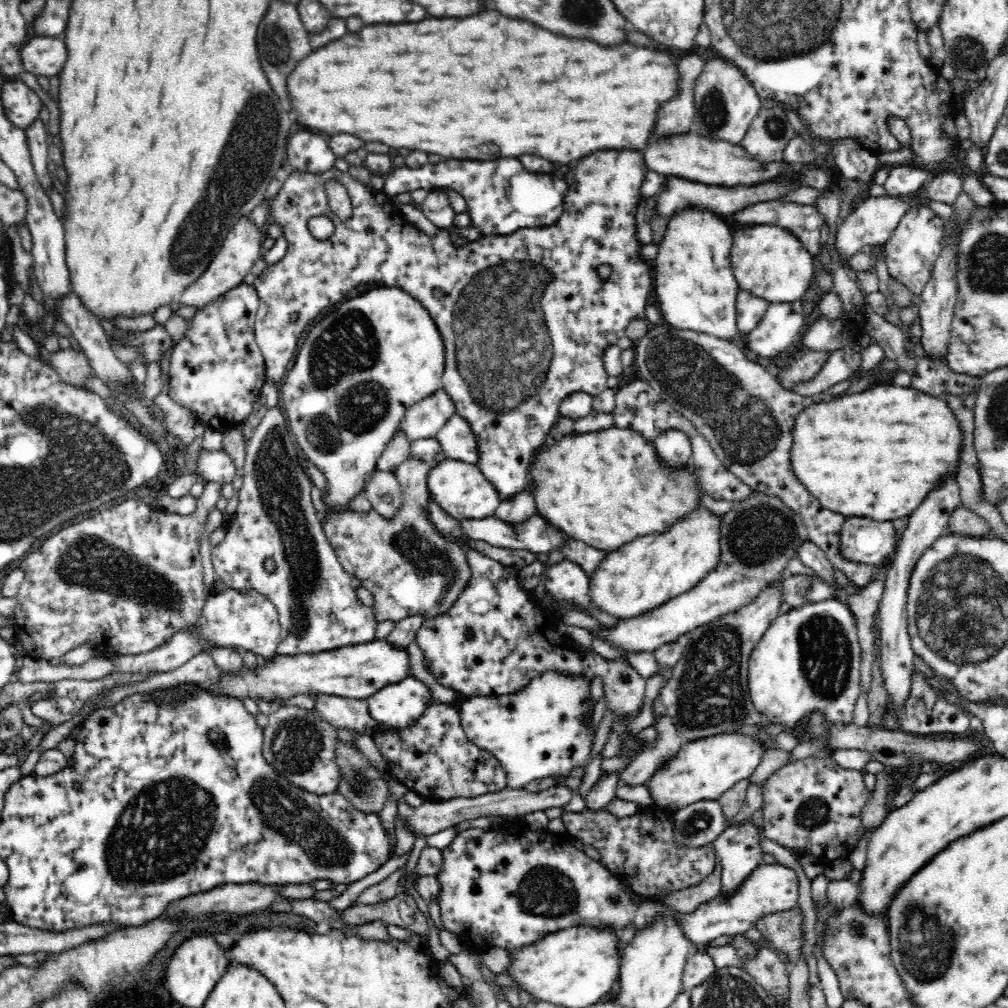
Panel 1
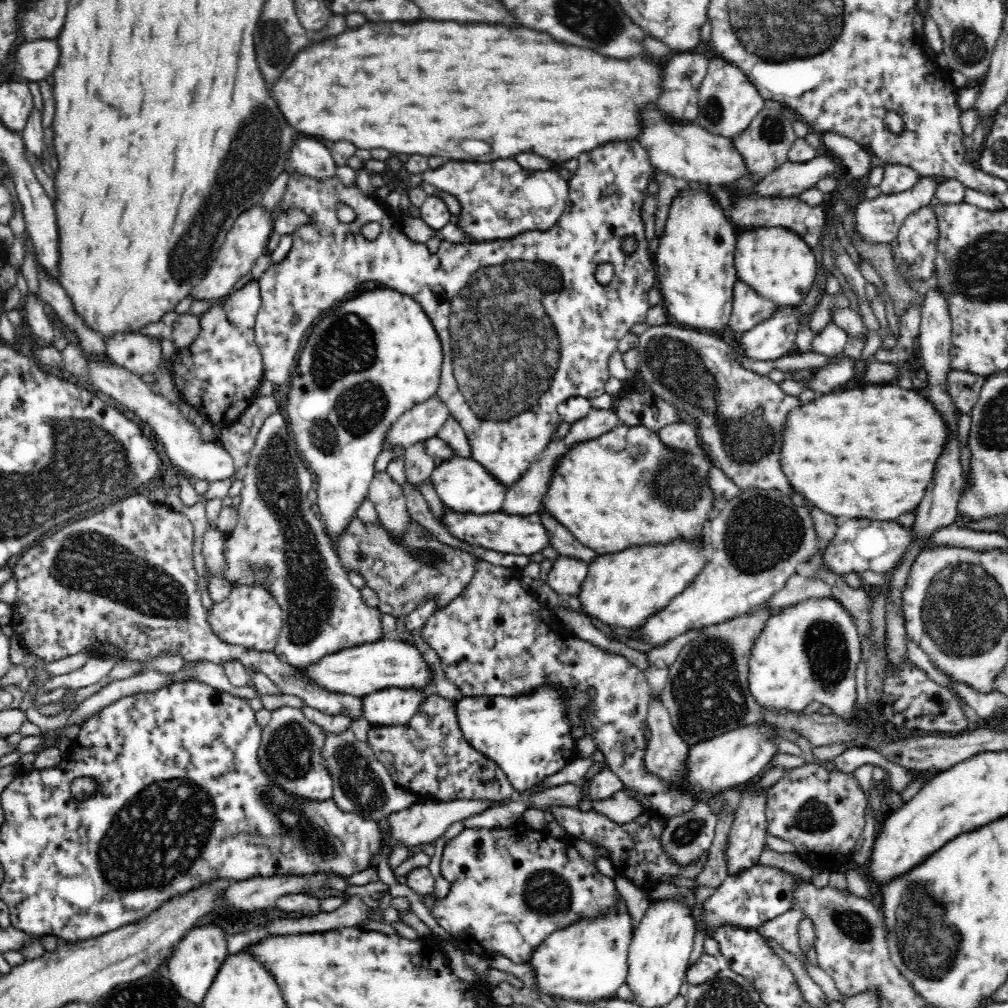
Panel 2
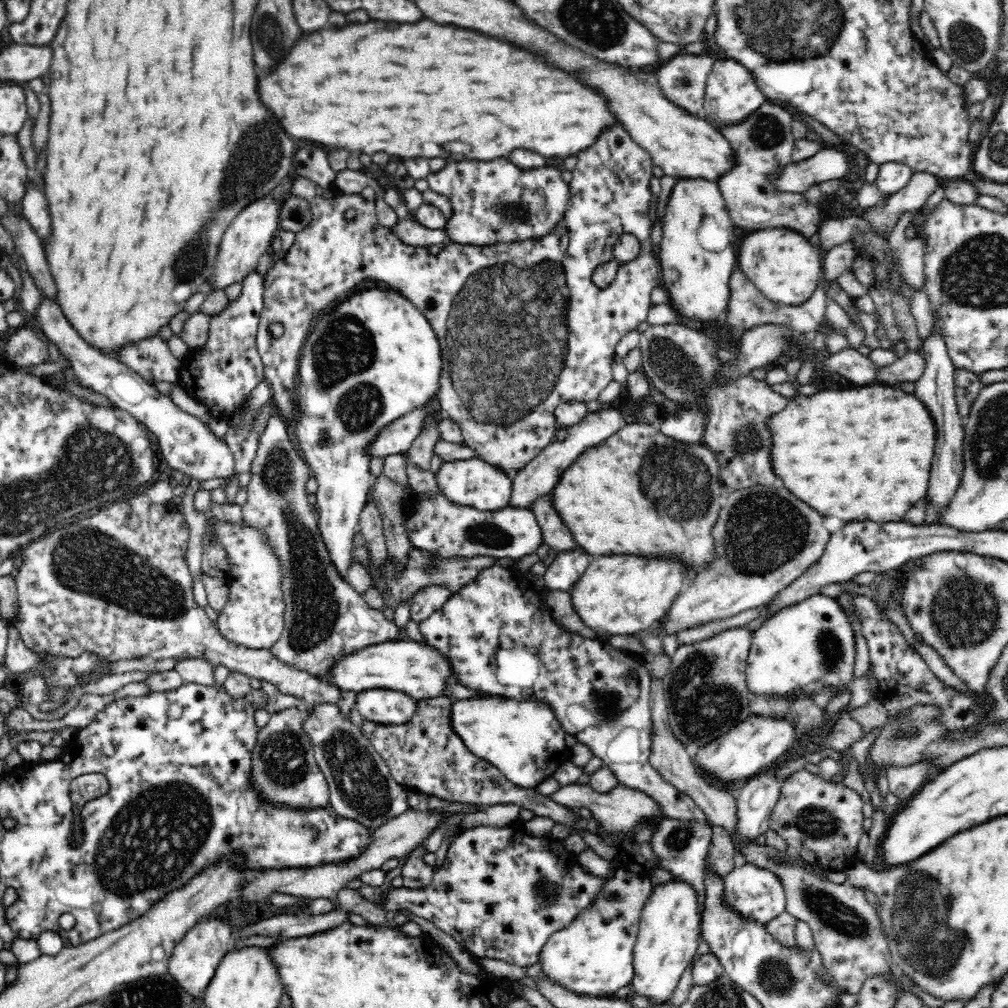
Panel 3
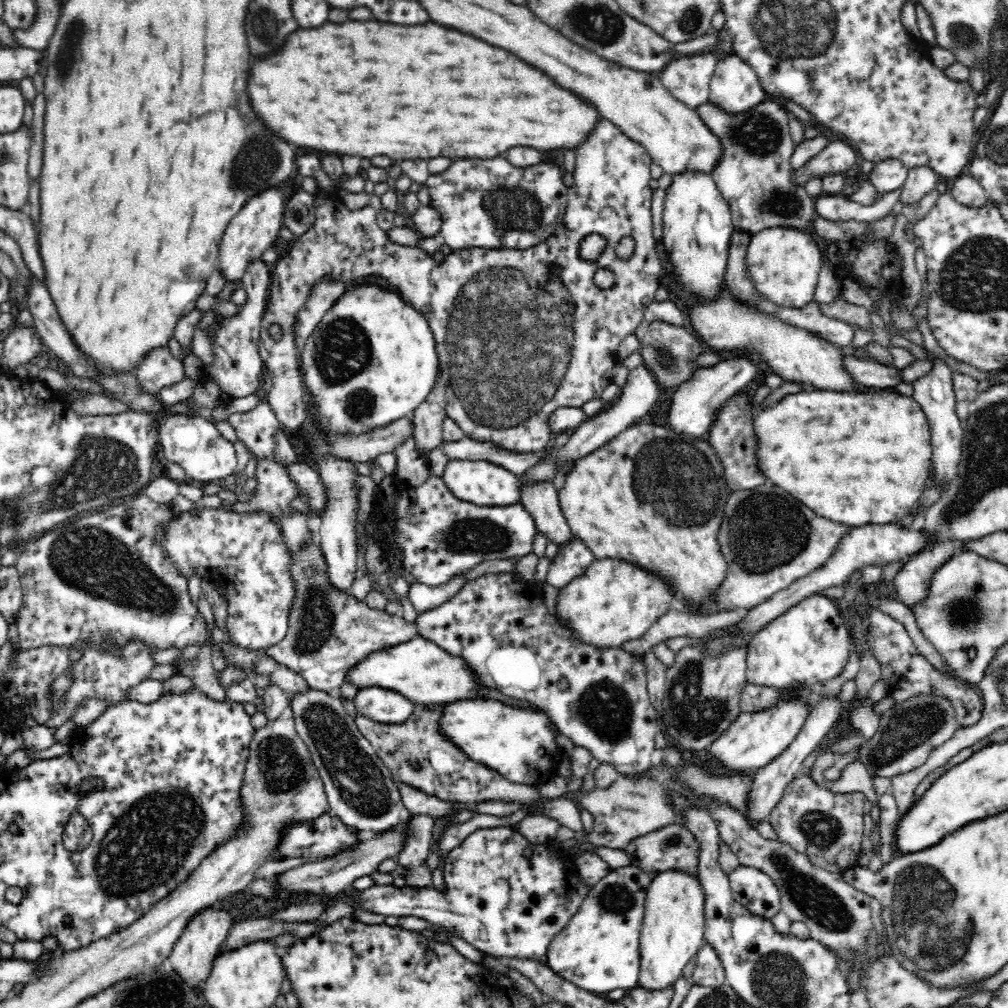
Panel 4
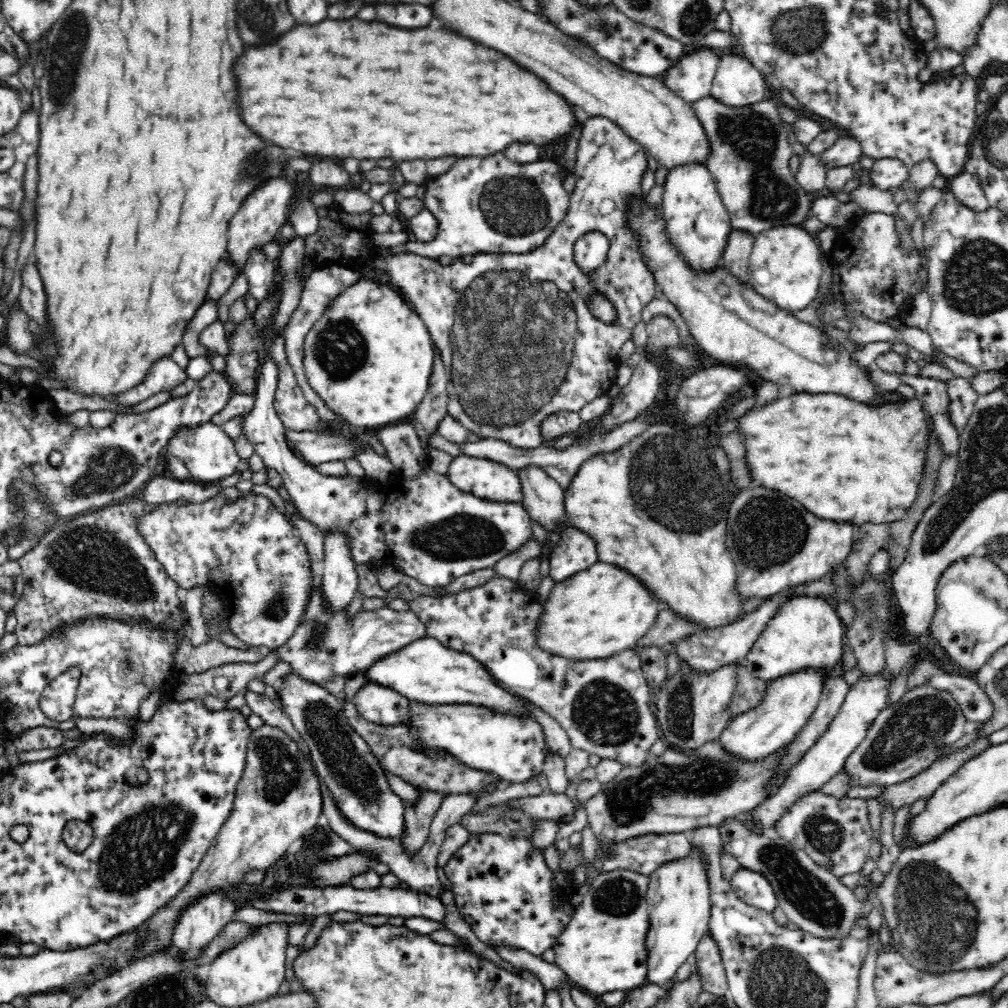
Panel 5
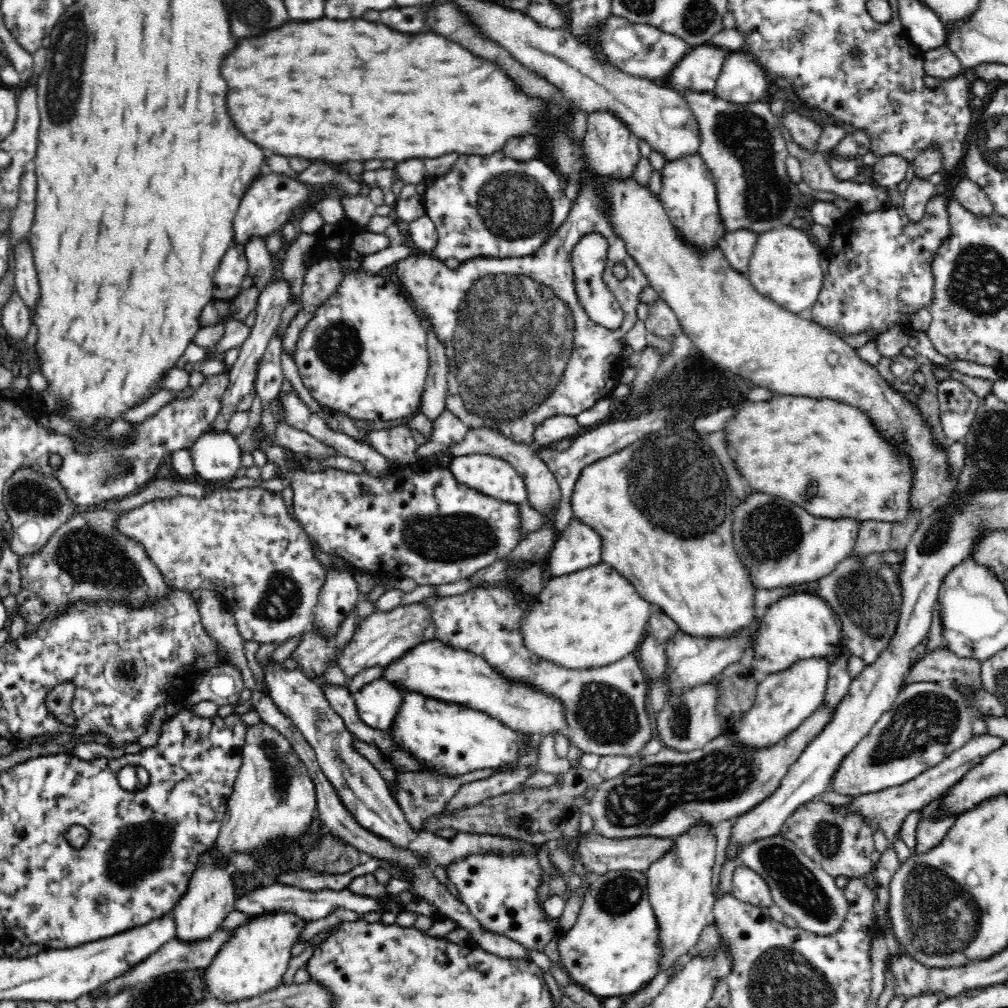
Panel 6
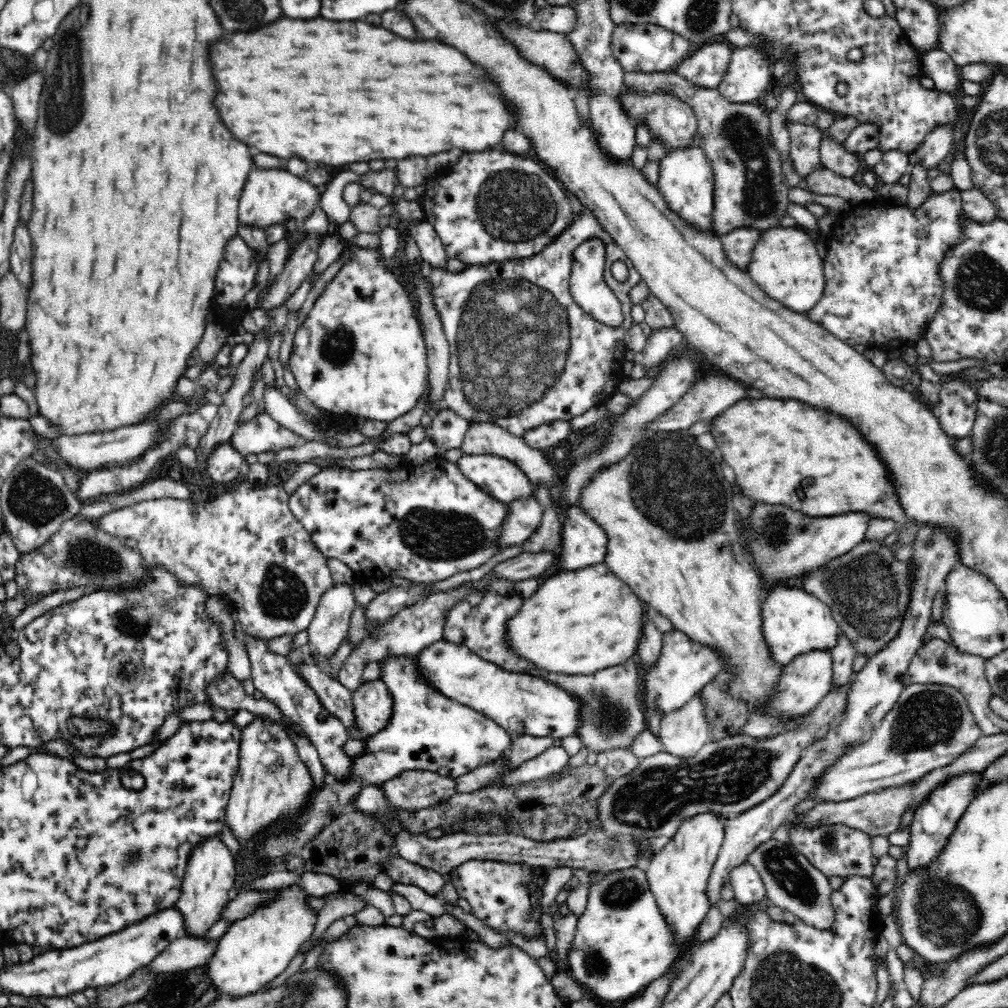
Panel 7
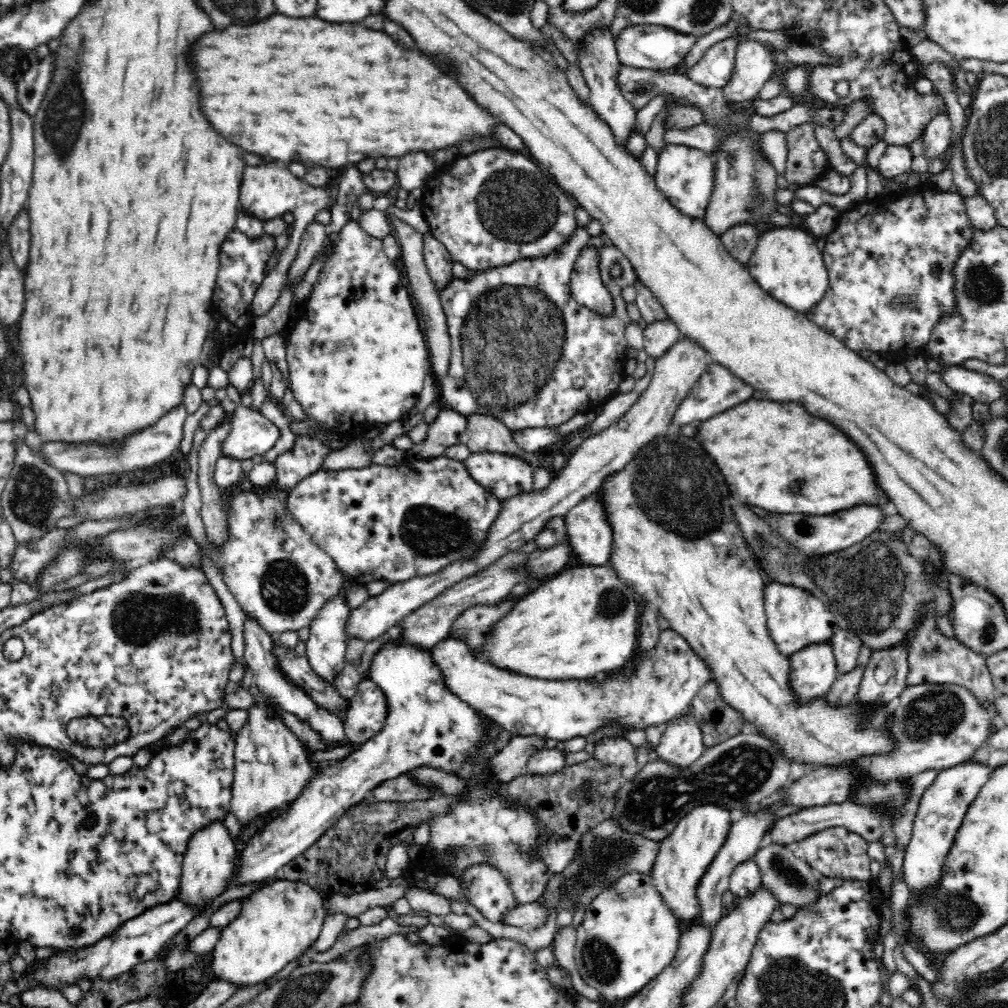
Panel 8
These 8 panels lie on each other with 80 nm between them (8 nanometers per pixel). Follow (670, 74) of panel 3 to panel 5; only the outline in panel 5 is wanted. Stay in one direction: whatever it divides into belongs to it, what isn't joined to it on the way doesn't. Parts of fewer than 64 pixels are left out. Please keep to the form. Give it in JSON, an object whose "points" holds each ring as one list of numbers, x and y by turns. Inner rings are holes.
{"points":[[712,48,692,49,661,79,686,102,694,102,711,94,720,59]]}

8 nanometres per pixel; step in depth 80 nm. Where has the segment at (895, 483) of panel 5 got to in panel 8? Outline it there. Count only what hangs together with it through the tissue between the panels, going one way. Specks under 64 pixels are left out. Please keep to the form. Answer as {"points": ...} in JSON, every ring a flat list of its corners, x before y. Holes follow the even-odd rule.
{"points":[[748,400,718,416,704,420,698,426,702,448,724,474,730,492,744,504,752,504,780,514,821,516,834,514,858,504,877,504,884,508,888,497,876,486,874,472,858,446,850,442,836,426,810,416,802,406,792,402]]}

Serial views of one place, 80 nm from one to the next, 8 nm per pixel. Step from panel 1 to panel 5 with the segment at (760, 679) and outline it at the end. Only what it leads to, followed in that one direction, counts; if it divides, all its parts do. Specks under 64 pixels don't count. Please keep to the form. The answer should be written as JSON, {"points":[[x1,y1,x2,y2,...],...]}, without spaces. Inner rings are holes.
{"points":[[793,597,778,607,778,610,774,610,774,616,768,620,766,628,754,642,744,660,744,665,752,674,765,681,810,666,829,674,841,664,844,634,845,623,826,597]]}

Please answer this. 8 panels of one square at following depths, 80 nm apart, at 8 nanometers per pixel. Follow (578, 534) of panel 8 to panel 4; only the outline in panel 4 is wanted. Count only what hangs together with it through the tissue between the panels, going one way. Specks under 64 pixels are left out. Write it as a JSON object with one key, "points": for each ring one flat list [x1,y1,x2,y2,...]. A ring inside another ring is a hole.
{"points":[[572,534,566,544,559,545,556,555,551,560,546,582,556,588,562,588,581,575,595,560,595,554,588,544]]}

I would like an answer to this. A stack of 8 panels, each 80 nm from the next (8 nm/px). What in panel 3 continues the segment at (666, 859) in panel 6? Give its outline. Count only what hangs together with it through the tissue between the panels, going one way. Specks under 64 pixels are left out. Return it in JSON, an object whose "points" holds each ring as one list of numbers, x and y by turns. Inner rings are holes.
{"points":[[672,879,652,886,650,896,642,909,638,936,634,946,634,976,630,987,633,991,668,1002,680,976,692,960,701,939,699,894,684,879]]}

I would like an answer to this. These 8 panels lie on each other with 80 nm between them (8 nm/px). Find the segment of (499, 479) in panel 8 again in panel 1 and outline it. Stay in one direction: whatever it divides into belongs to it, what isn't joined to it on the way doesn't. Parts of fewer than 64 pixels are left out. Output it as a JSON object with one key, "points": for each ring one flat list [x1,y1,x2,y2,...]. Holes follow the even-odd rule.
{"points":[[446,458,428,473,429,494,452,518,488,518,494,516,501,502,498,491,477,464]]}

